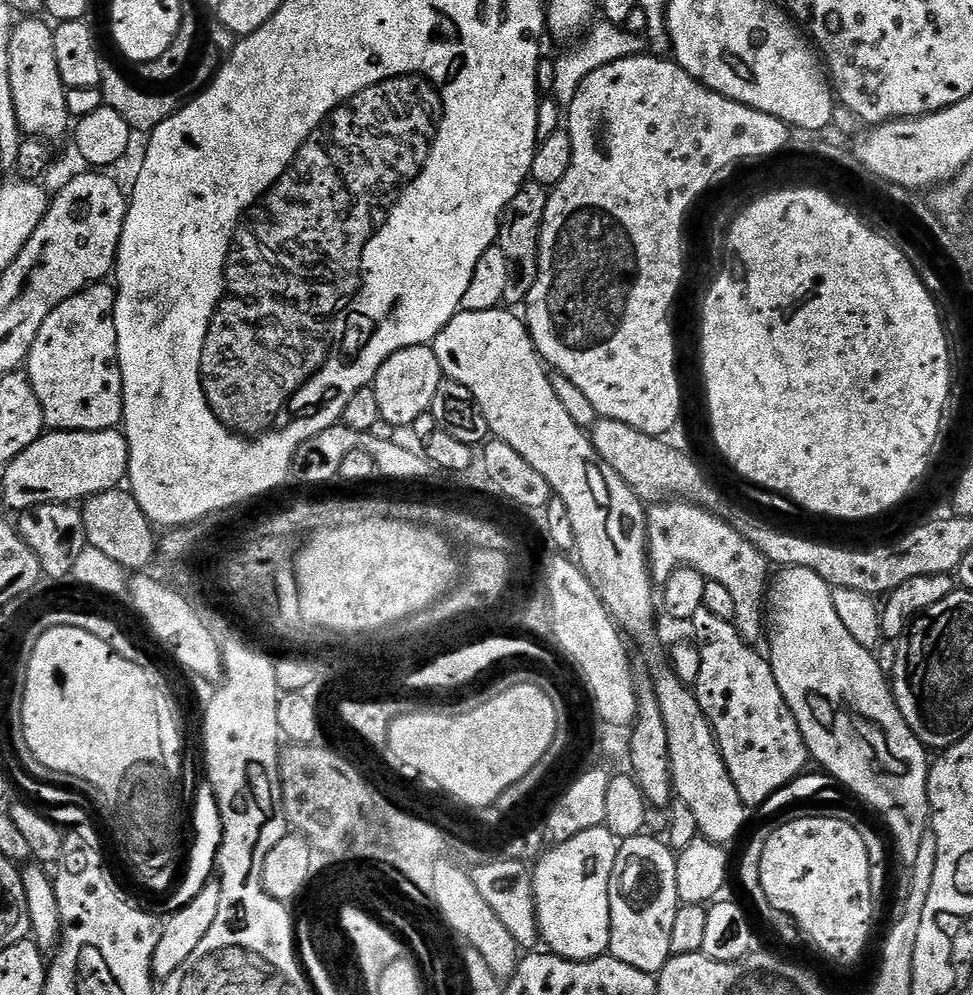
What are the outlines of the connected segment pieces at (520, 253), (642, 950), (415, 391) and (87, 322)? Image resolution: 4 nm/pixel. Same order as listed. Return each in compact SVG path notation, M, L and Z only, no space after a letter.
M531 178L525 180L524 185L518 190L518 194L514 194L514 198L508 203L508 209L504 211L500 221L498 247L502 250L508 267L506 294L504 295L505 305L523 305L534 286L534 278L538 278L538 250L540 249L540 235L546 214L548 194L549 189L543 188L536 180Z
M649 834L631 836L619 841L614 858L614 874L610 874L610 942L608 952L618 962L634 966L634 970L659 974L673 955L670 936L673 933L674 918L681 908L678 898L677 853L663 839L655 840Z
M410 346L406 350L398 350L398 354L390 354L386 362L372 379L371 387L378 398L380 418L390 422L397 430L411 429L412 423L422 414L432 411L434 394L438 391L442 373L438 366L438 358L431 346Z
M101 282L90 284L82 289L78 294L66 298L53 312L42 322L38 334L32 343L32 349L28 352L26 361L26 375L34 386L34 394L42 406L44 423L49 429L57 432L101 432L107 428L115 429L124 418L124 387L122 386L122 374L120 373L120 363L118 362L118 330L114 326L114 310L116 309L116 290L111 283Z

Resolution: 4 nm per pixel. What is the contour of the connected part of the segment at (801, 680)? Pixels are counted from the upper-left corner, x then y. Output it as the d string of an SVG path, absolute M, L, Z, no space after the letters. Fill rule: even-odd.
M790 567L777 573L769 583L765 599L765 619L770 629L768 657L775 682L798 722L811 759L884 818L899 858L904 867L910 868L918 858L922 838L930 826L929 751L902 718L891 683L872 656L873 651L856 642L835 613L831 585L805 567Z

